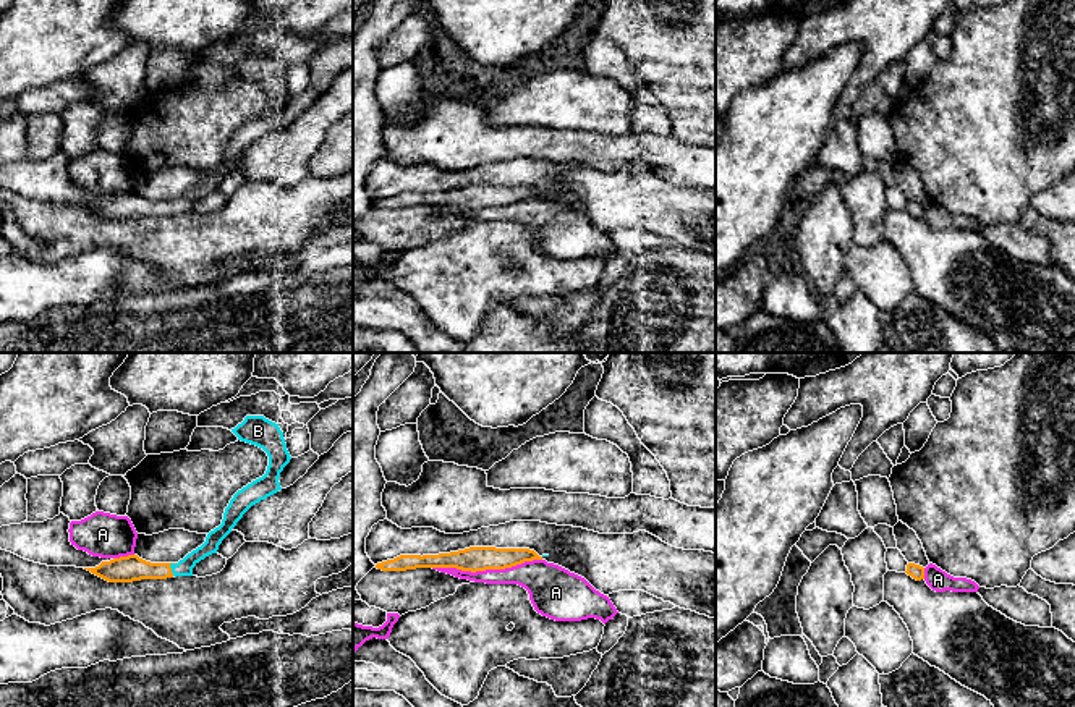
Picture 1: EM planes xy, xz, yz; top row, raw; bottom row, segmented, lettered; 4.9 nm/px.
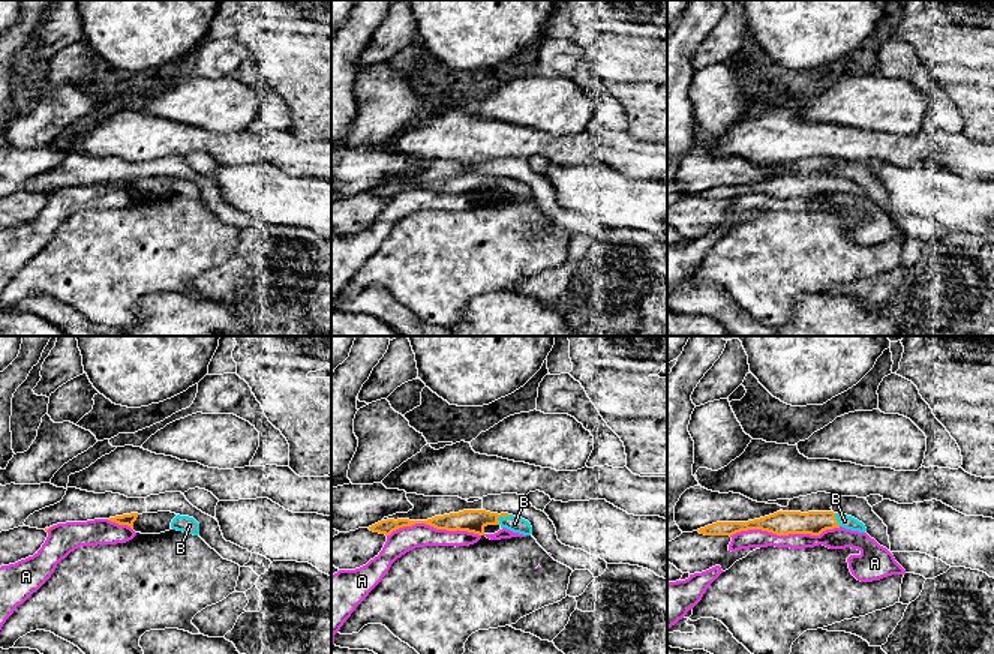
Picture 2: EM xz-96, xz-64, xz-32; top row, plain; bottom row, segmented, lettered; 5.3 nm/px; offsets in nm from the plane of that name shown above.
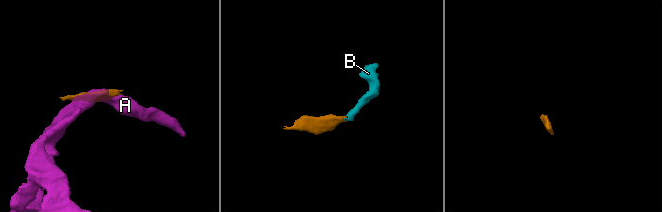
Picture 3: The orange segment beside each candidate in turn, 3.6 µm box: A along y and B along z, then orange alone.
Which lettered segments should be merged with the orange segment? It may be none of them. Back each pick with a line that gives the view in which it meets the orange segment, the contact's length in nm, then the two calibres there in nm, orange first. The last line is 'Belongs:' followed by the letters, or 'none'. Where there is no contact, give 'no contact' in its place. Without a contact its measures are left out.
B: xy | 70 nm | 130/80 nm
Belongs: B

